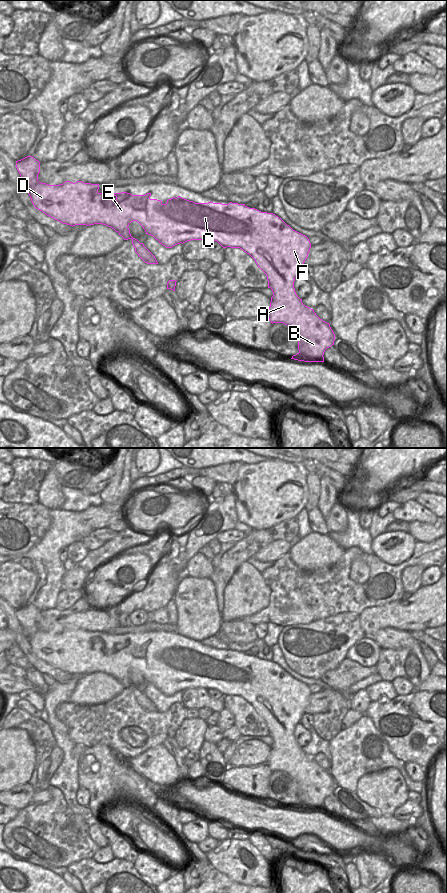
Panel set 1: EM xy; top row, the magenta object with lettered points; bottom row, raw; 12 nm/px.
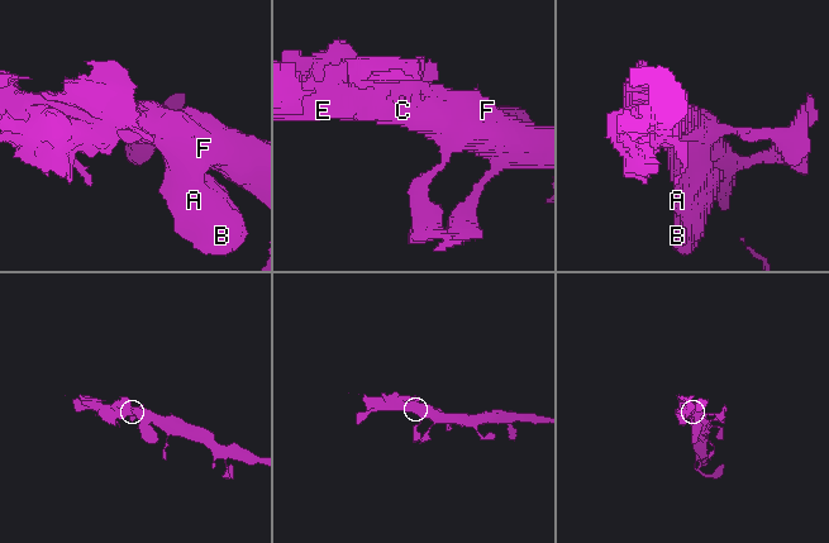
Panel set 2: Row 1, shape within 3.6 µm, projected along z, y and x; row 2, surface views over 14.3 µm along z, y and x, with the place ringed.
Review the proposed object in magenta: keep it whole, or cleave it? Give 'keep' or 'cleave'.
keep

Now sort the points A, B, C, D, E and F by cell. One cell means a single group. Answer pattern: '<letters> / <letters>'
A B C D E F

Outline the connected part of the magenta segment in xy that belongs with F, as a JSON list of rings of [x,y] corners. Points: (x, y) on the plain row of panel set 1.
[[[27,604],[16,609],[16,616],[24,629],[24,634],[28,637],[28,642],[34,655],[47,664],[70,674],[75,673],[94,673],[103,672],[111,675],[124,688],[131,687],[138,704],[147,712],[158,712],[155,704],[140,691],[133,686],[128,676],[129,672],[137,669],[145,678],[146,682],[153,684],[160,692],[166,696],[185,691],[191,688],[217,689],[223,696],[240,696],[249,702],[256,710],[258,715],[266,722],[268,728],[268,736],[272,737],[273,744],[271,745],[270,755],[266,764],[271,771],[283,771],[289,774],[298,785],[298,798],[296,803],[291,807],[304,810],[324,810],[324,800],[327,796],[334,793],[335,782],[330,775],[330,772],[320,767],[313,757],[305,754],[302,751],[294,736],[295,726],[300,723],[304,714],[304,710],[308,705],[311,696],[311,691],[307,684],[293,678],[281,666],[273,661],[261,660],[255,656],[249,656],[245,652],[232,651],[195,651],[180,644],[173,645],[163,652],[161,648],[151,647],[151,641],[145,643],[132,643],[127,640],[121,641],[99,641],[99,632],[84,631],[77,629],[72,631],[65,629],[59,633],[49,633],[38,629],[40,620],[40,610],[32,604]]]

